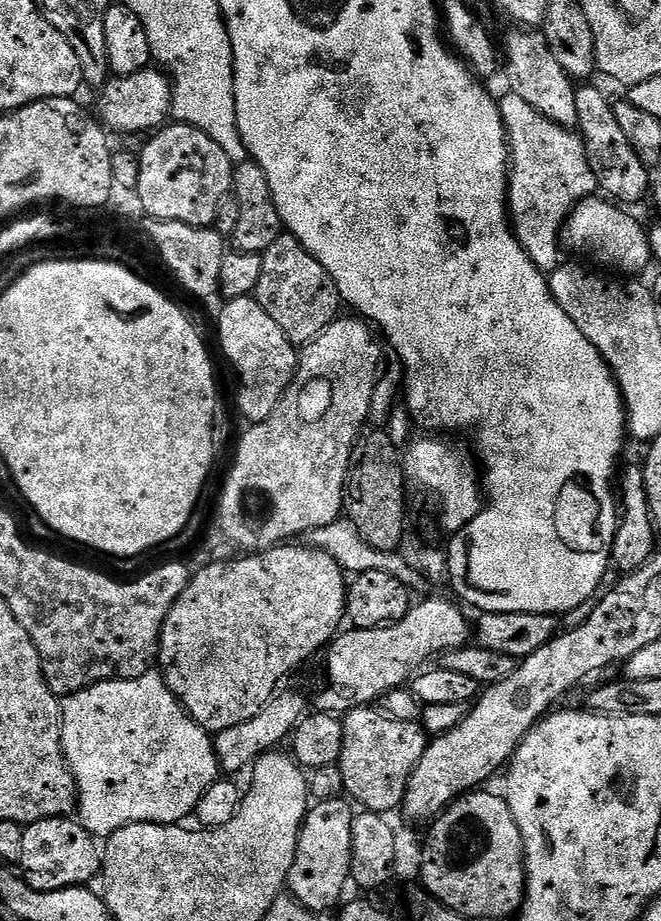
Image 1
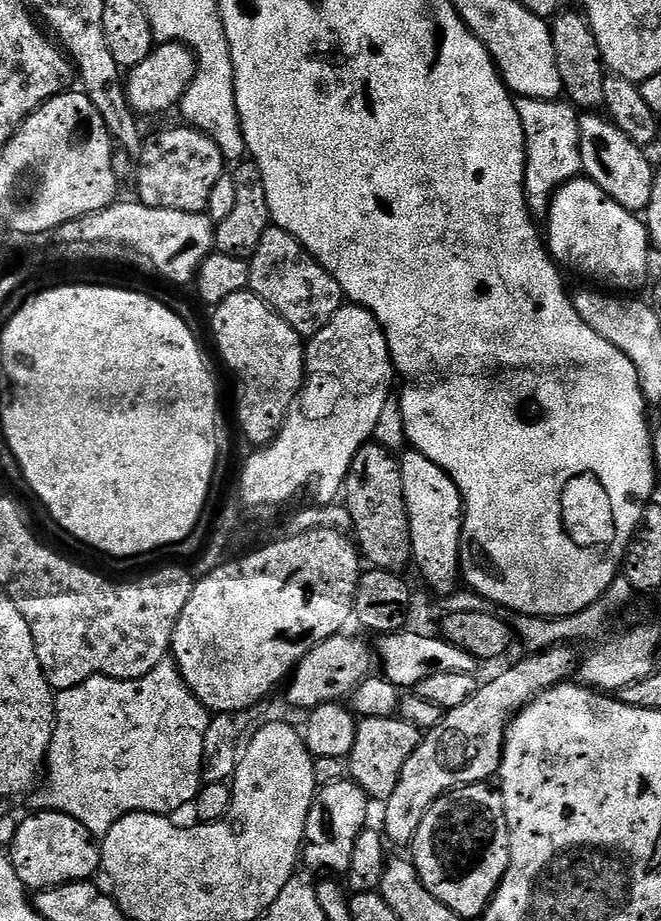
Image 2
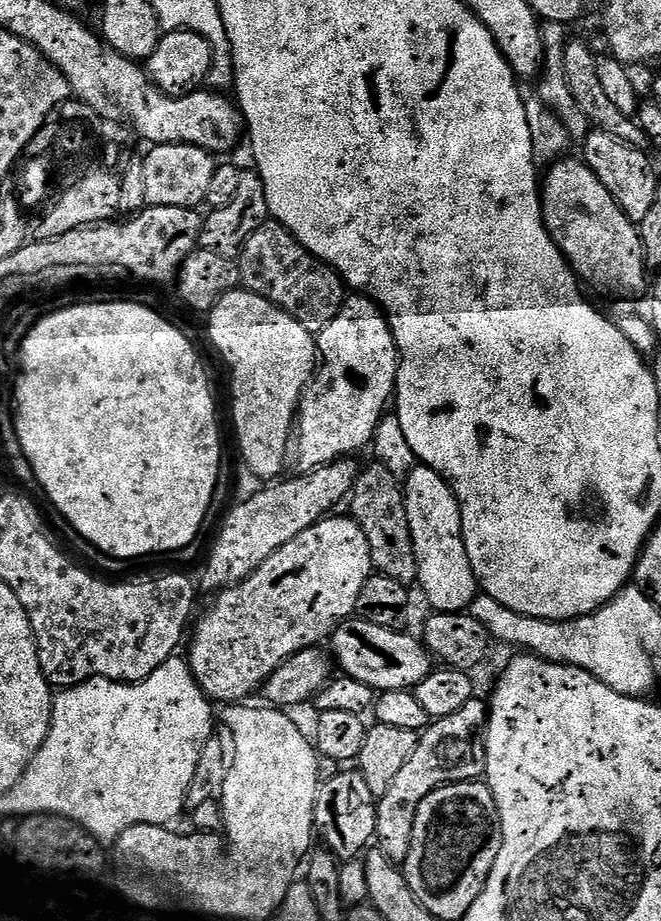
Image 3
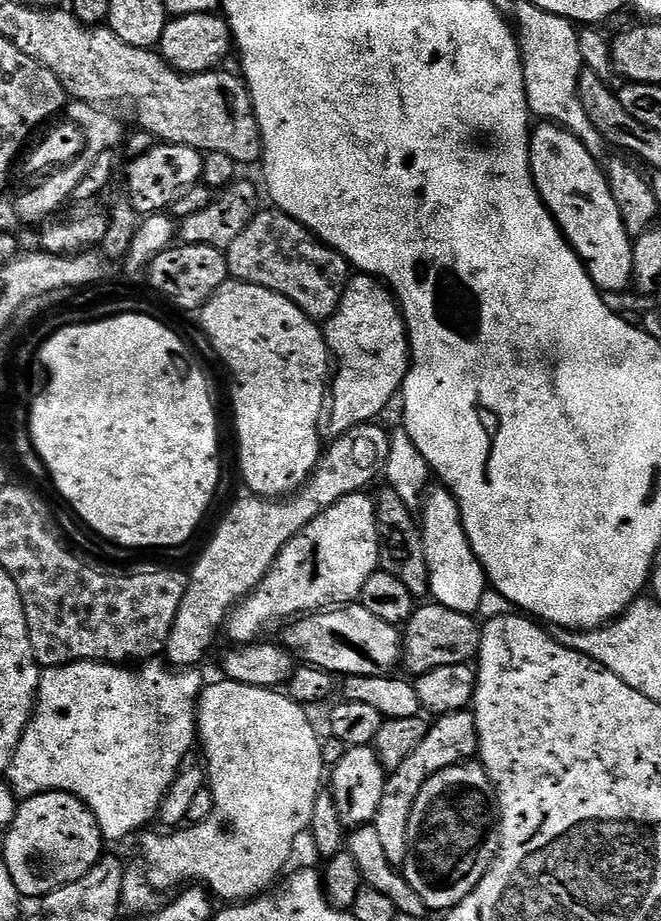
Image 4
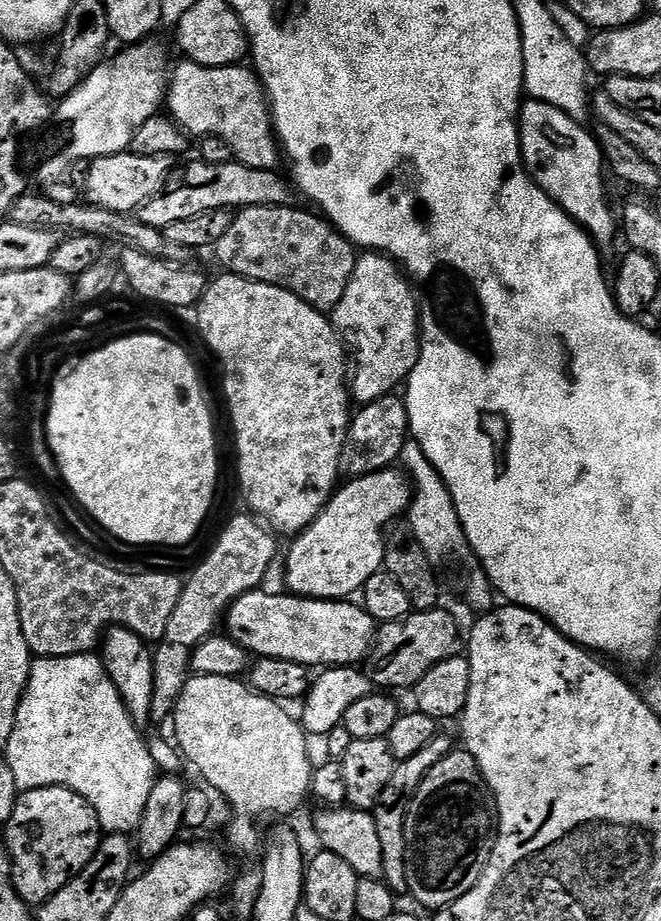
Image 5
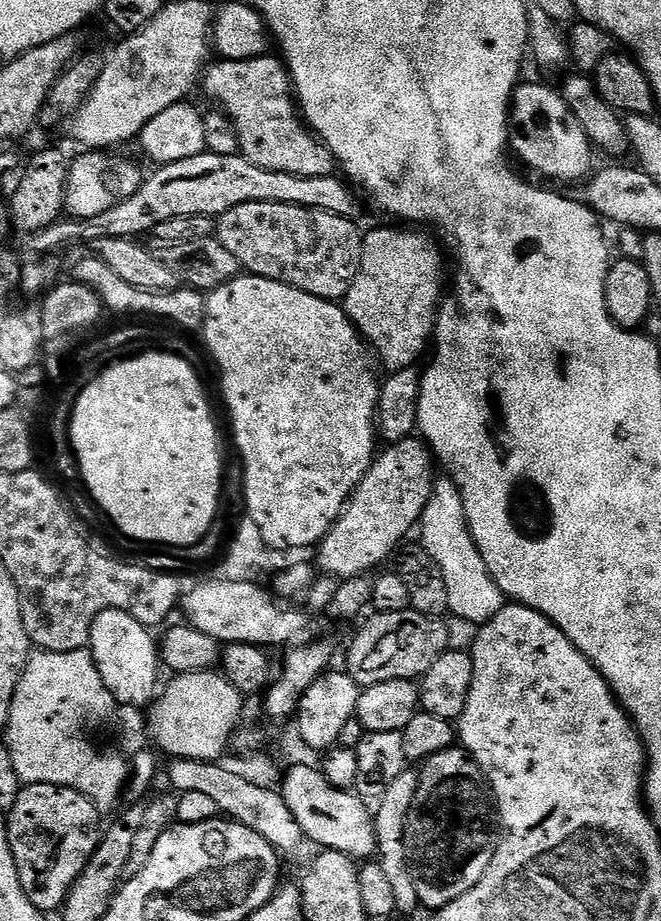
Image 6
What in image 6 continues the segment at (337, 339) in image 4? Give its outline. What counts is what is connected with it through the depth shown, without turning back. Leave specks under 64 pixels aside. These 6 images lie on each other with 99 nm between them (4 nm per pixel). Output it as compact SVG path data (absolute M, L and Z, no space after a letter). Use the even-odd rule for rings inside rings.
M392 227L396 228L376 228L364 236L360 269L344 296L342 307L374 352L376 347L381 362L388 370L397 372L413 367L427 348L429 351L446 276L444 280L444 256L435 239L423 236L420 230Z

